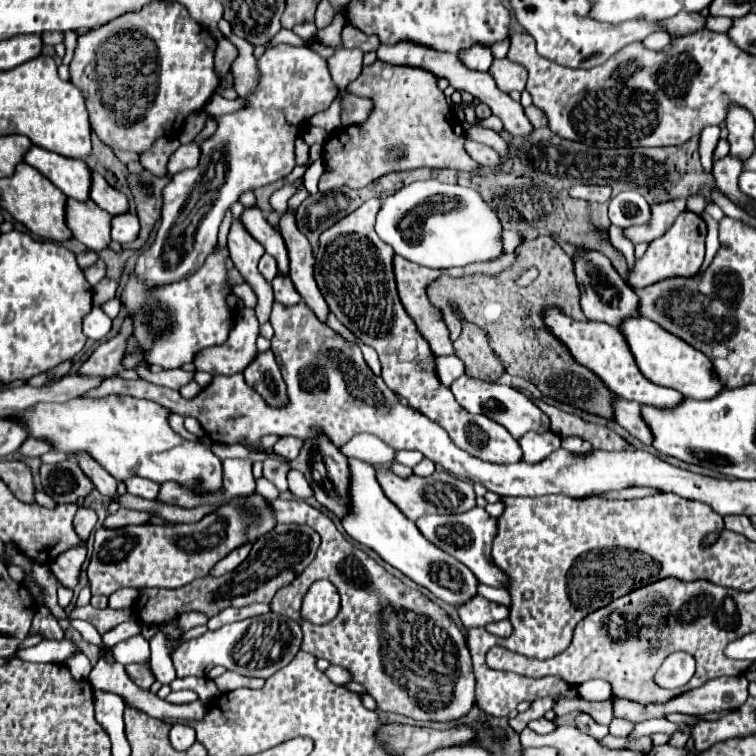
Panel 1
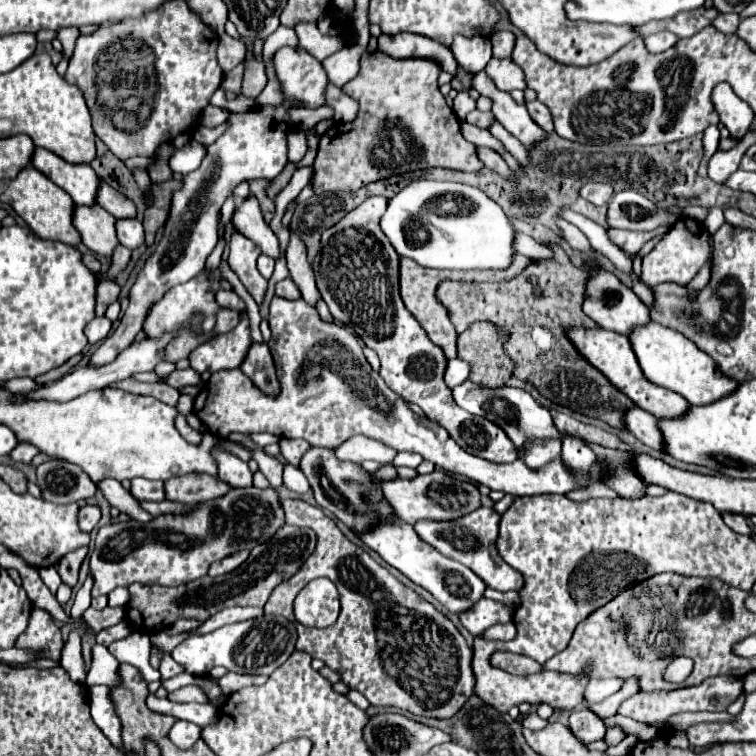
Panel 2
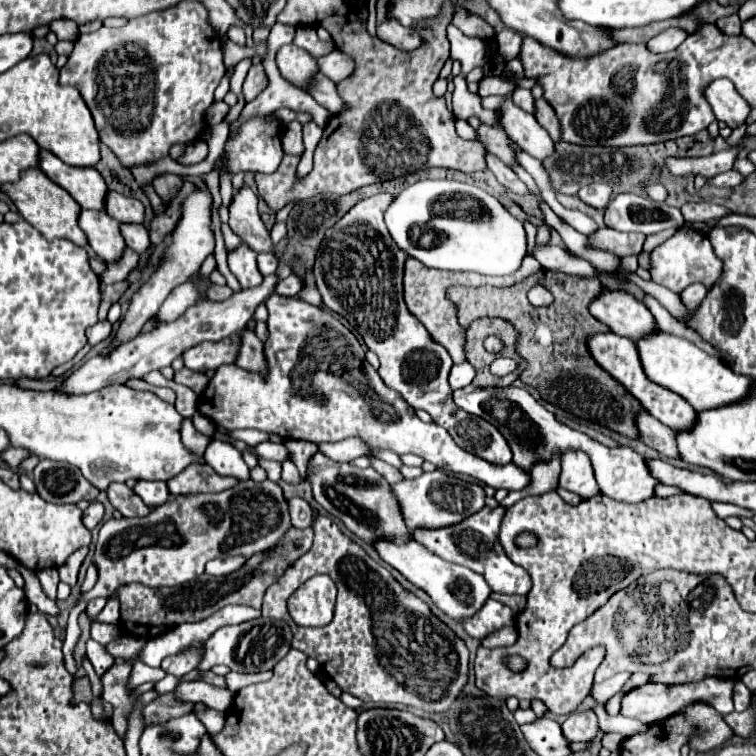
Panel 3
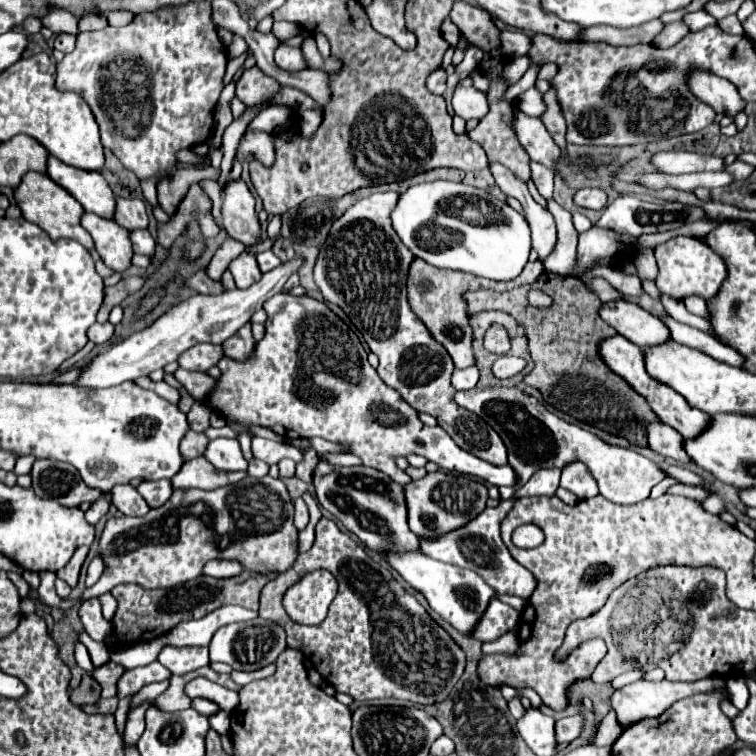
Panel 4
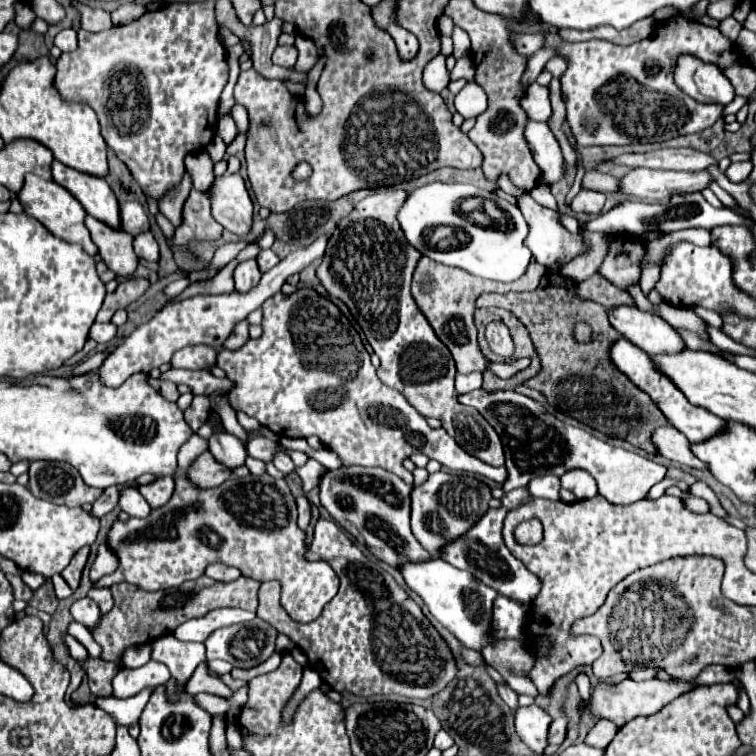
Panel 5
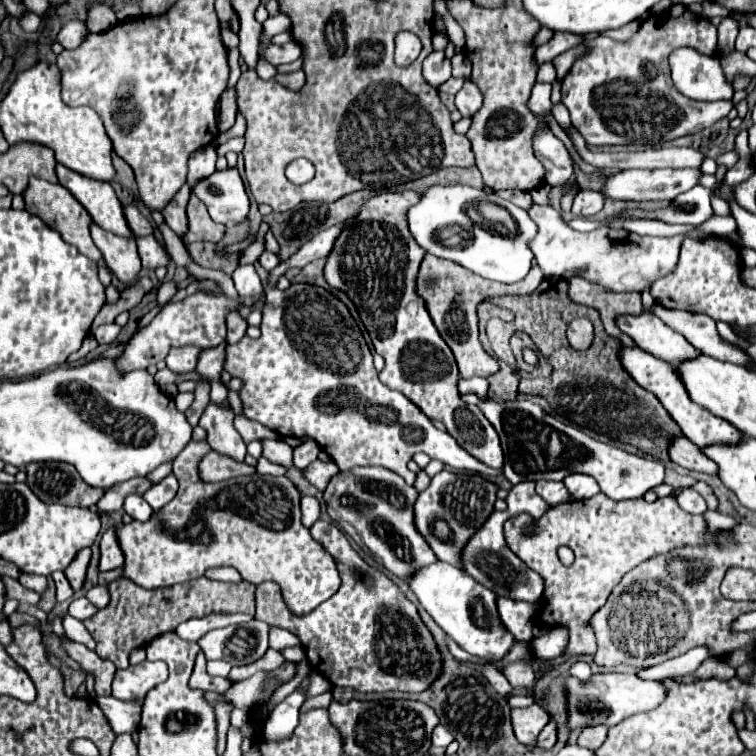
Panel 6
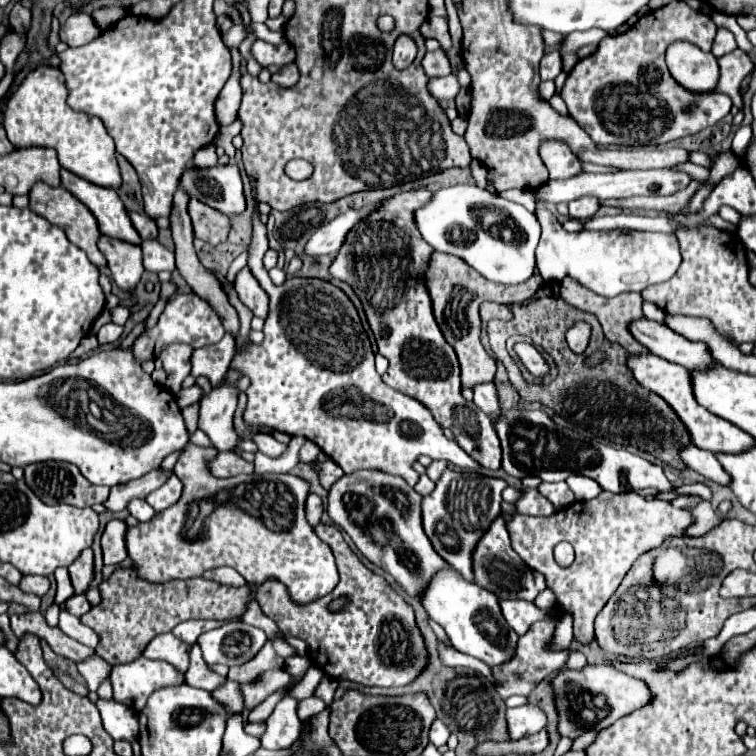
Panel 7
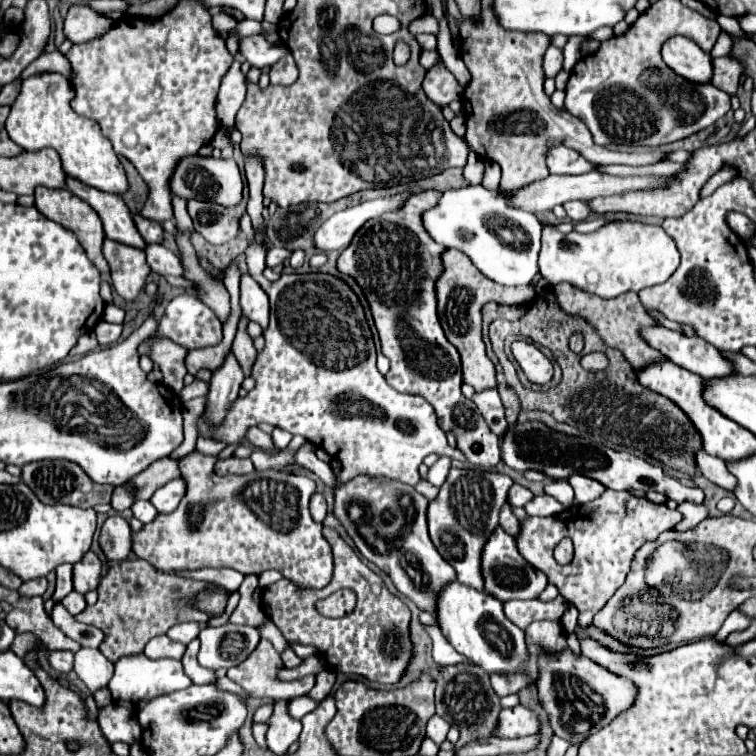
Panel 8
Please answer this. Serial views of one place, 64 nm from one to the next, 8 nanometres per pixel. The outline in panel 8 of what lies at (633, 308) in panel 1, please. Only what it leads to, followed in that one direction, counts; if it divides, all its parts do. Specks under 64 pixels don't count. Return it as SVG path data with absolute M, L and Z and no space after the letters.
M652 326L642 330L642 338L656 350L660 350L670 362L684 366L686 370L700 374L708 380L734 376L732 360L724 358L712 344L702 338L690 338L678 332L672 332L662 326Z

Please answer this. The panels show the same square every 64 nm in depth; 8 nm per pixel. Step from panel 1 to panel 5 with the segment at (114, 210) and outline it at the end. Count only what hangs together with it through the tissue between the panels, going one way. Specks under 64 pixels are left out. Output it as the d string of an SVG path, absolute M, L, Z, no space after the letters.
M124 202L120 206L120 220L122 220L122 230L126 230L132 236L138 236L150 230L146 212L138 202Z

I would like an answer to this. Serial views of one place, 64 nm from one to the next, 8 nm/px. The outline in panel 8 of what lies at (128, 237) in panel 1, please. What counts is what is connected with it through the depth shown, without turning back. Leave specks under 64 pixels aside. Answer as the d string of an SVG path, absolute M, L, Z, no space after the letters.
M160 244L146 246L146 256L148 256L148 264L150 264L152 272L156 272L156 274L182 276L186 272L186 270L182 270L180 258Z

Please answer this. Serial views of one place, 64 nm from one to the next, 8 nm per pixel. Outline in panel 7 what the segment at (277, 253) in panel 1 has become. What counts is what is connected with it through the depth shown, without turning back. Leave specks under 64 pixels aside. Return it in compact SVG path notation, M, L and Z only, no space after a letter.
M232 162L210 168L196 168L190 164L182 172L182 182L178 188L228 216L240 214L246 208L240 172Z

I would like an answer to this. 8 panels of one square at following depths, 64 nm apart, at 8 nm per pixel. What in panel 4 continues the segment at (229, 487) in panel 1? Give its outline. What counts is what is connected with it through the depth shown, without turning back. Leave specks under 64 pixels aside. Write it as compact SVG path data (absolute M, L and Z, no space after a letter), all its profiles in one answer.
M216 438L210 440L204 456L218 468L218 470L226 470L226 472L234 472L234 470L246 470L248 462L242 456L240 444L236 438Z

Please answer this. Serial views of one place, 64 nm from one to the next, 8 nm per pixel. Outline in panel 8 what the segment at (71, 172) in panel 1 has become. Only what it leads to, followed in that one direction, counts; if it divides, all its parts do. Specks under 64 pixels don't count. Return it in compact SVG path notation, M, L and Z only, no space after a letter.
M66 178L66 188L76 194L78 198L86 200L100 216L102 224L104 224L104 234L106 238L114 240L114 242L122 242L122 244L130 244L138 250L146 250L146 242L140 238L132 214L128 210L128 206L124 204L122 196L118 194L108 194L108 192L100 192L96 188L90 188L74 178Z

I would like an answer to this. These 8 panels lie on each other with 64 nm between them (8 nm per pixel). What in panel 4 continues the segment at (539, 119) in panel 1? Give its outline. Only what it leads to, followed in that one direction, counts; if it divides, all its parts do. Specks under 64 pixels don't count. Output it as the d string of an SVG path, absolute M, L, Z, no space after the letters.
M550 88L544 94L544 102L546 102L548 110L542 116L542 122L544 122L546 130L552 134L554 142L558 144L558 148L566 150L566 146L568 146L568 142L566 142L566 120L564 120L562 106L560 106L560 102L556 98L556 90L554 88Z

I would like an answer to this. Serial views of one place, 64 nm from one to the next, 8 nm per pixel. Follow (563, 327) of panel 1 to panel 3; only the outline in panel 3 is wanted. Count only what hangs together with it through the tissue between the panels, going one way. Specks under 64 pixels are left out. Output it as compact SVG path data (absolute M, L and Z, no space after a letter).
M606 332L606 334L594 334L588 340L588 348L590 348L590 354L594 356L594 360L598 360L598 364L608 374L612 374L618 382L622 382L622 386L630 394L634 394L654 418L658 418L660 422L664 422L666 426L670 426L674 430L688 430L694 424L694 418L698 418L698 412L686 400L682 400L678 394L670 392L668 388L662 388L656 382L646 378L646 374L642 370L642 362L638 358L636 342L632 342L632 340L624 338L624 336L618 336L614 332Z

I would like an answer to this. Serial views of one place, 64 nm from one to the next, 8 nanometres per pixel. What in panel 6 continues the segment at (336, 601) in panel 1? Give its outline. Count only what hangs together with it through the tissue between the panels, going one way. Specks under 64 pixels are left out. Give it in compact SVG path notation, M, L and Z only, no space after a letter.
M206 440L188 442L186 448L174 458L174 476L180 482L178 496L154 512L148 522L132 520L118 528L118 542L126 556L124 576L134 580L144 588L162 588L178 582L188 582L204 576L208 568L214 566L232 566L236 568L246 582L262 584L272 580L280 584L284 600L294 614L306 614L320 602L328 600L340 588L340 576L334 564L334 558L326 554L326 548L318 544L310 530L302 526L300 512L300 490L288 476L238 476L226 482L202 482L198 478L198 462L210 452Z

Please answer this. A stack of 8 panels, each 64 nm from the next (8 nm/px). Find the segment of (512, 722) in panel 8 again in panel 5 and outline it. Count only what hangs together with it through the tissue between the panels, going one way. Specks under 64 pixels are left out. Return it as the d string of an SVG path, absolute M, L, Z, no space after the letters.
M536 704L518 708L516 718L514 718L520 740L538 754L542 754L542 750L546 748L546 732L548 732L550 722L552 718Z

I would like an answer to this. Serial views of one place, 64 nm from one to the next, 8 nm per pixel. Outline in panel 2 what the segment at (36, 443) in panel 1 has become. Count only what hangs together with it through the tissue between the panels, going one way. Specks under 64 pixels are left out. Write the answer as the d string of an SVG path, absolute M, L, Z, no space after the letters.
M18 444L18 446L10 452L10 458L12 458L14 462L24 462L24 464L28 464L36 454L38 454L38 448L34 448L32 444Z

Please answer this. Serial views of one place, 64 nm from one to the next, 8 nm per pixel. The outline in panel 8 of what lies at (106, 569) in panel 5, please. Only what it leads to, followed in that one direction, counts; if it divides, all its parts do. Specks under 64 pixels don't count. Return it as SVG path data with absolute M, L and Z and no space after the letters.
M114 514L108 516L100 530L100 548L108 560L126 560L132 552L132 530L130 524Z

